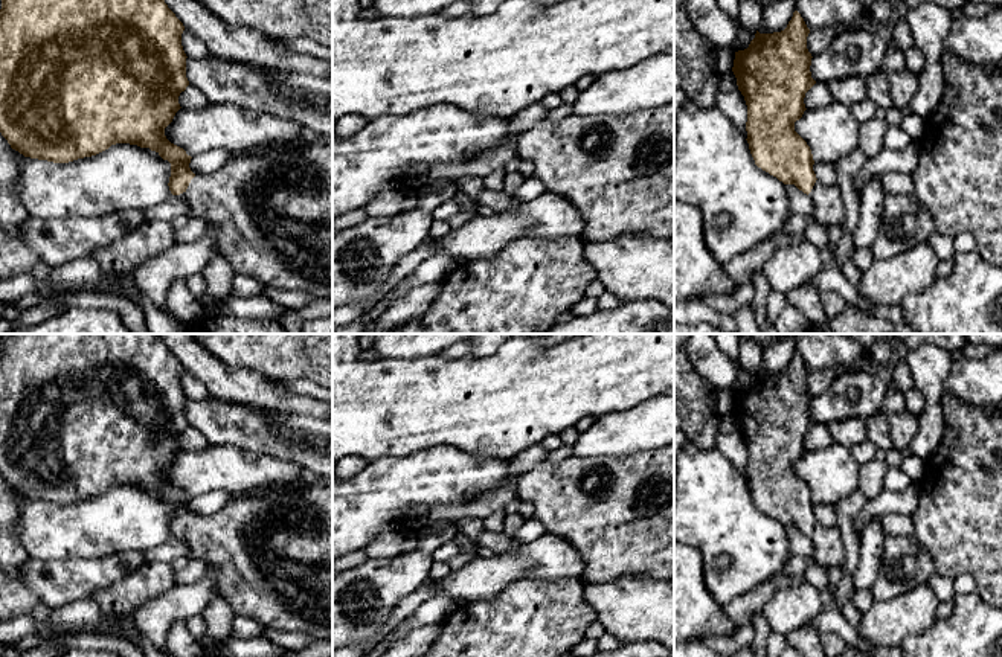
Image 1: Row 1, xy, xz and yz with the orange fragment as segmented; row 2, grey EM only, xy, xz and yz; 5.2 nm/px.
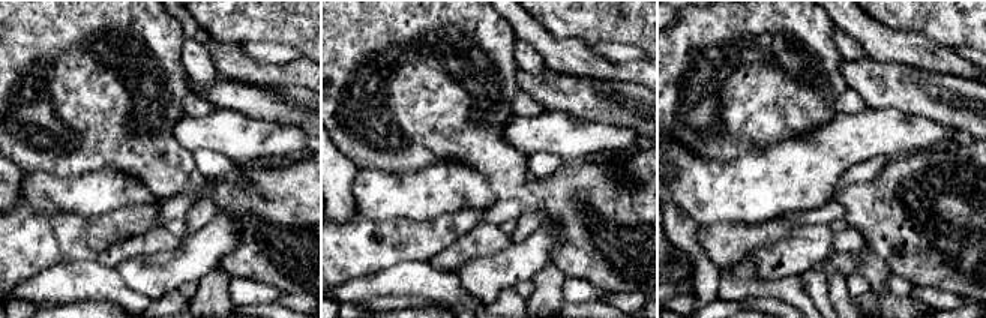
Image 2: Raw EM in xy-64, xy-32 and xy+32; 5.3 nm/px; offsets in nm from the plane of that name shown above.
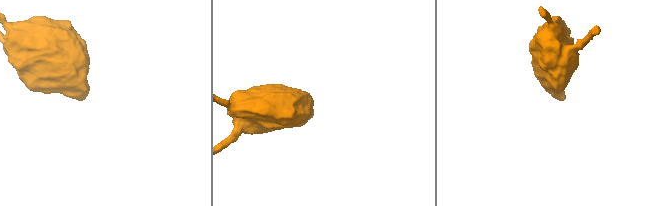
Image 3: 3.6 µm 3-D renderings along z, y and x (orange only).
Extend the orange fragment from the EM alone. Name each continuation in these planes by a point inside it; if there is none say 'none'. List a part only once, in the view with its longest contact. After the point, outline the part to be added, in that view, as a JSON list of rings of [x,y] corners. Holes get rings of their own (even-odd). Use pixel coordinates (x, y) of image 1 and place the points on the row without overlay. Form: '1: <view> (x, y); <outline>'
1: xy (270, 552); [[[331,477],[232,497],[215,514],[195,517],[180,538],[189,549],[188,559],[207,562],[218,596],[236,616],[332,642]]]

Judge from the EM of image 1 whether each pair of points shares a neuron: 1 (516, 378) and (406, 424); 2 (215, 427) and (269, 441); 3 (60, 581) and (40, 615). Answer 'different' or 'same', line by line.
1: same
2: same
3: different

